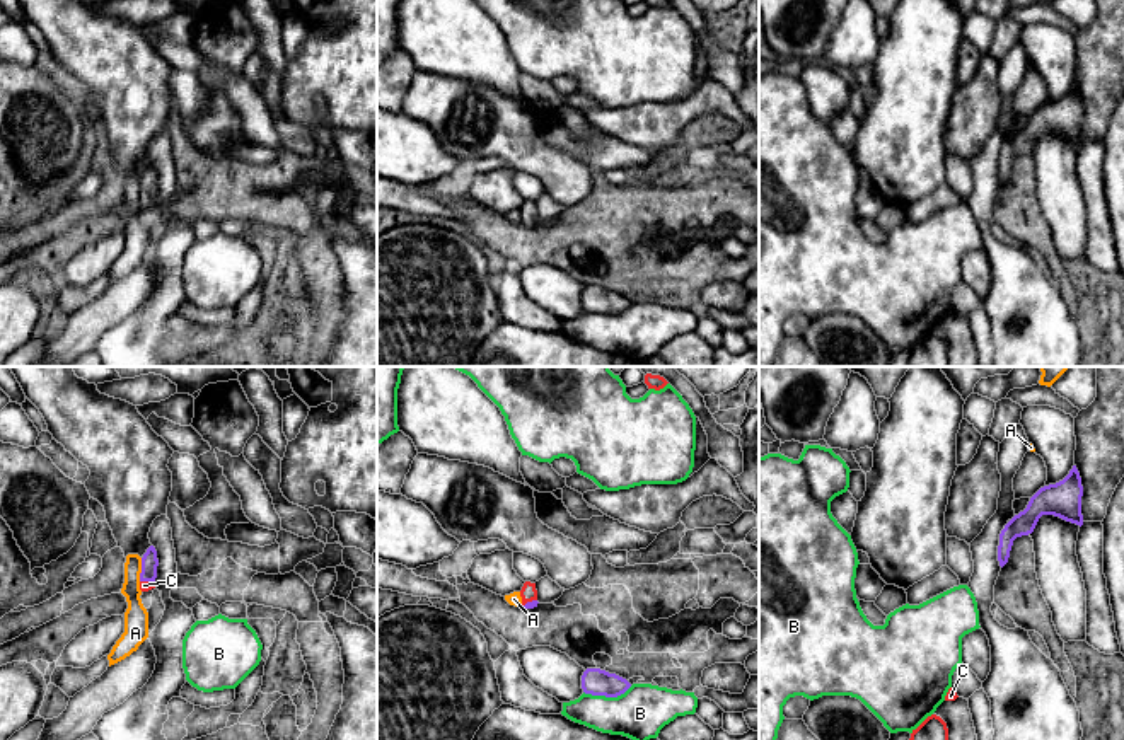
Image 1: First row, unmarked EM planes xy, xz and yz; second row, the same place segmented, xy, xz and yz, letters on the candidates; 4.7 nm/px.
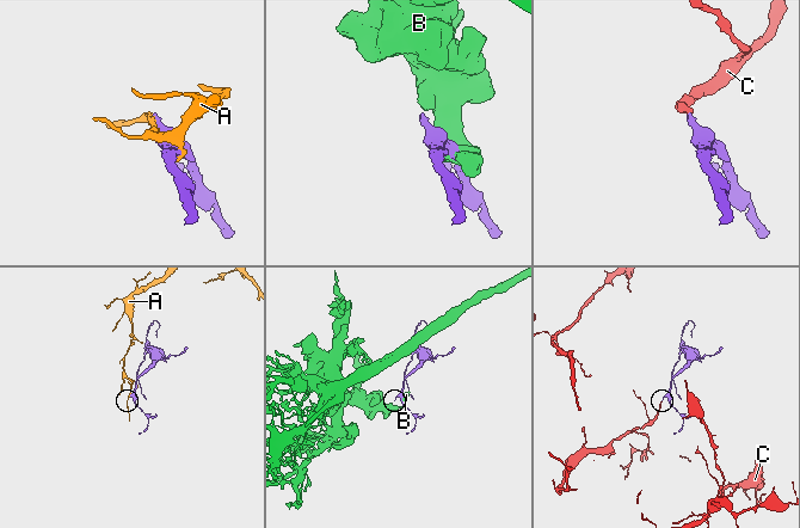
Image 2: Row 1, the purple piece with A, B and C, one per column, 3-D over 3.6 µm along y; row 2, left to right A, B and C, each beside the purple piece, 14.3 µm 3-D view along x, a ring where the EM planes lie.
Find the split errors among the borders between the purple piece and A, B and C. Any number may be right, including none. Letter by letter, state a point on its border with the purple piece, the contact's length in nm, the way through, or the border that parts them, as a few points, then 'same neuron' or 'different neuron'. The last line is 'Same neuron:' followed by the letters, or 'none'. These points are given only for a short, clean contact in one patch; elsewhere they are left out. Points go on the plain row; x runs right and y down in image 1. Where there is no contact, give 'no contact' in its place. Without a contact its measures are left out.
A: contact xy (142, 188); length 110 nm; different neuron
B: contact xz (608, 314); length 240 nm; different neuron
C: contact xy (147, 198); length 70 nm; way xy (149, 179), (147, 198), (144, 203); same neuron
Same neuron: C

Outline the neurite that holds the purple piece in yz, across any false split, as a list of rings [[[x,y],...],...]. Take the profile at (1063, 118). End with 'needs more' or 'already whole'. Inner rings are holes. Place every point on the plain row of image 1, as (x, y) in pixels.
[[[1076,84],[1063,99],[1040,106],[1030,116],[1027,126],[1015,133],[1001,148],[998,164],[999,184],[1003,186],[1008,181],[1013,159],[1032,152],[1042,133],[1054,133],[1081,145],[1081,114],[1083,104]]]; already whole

